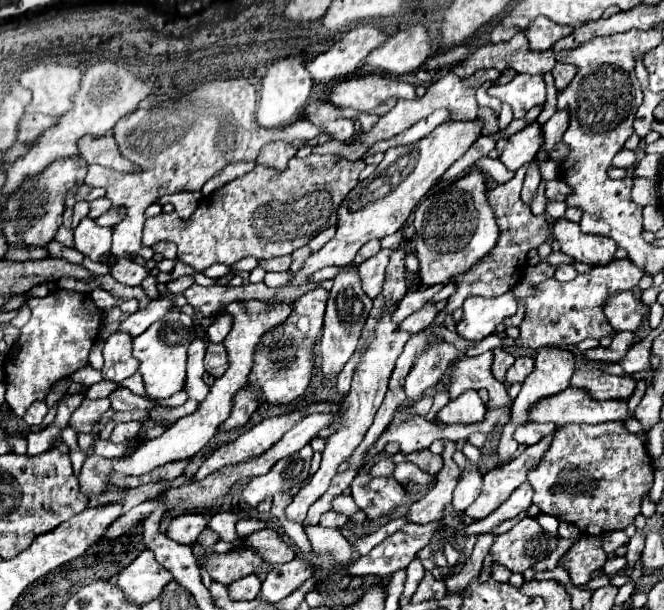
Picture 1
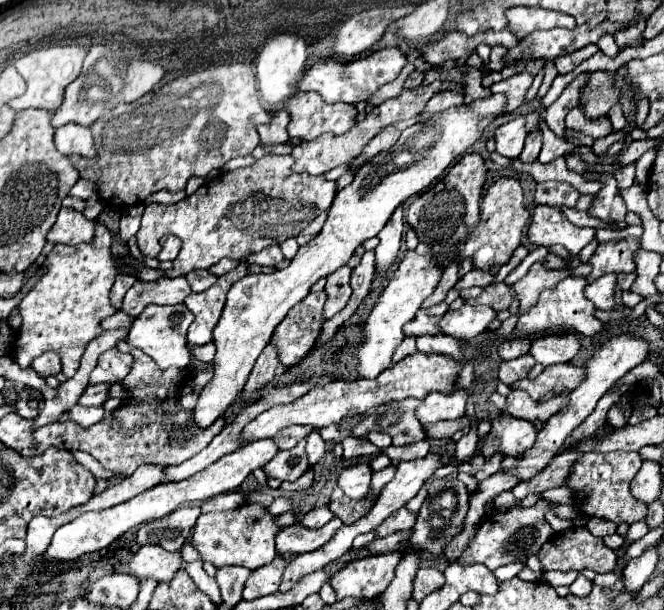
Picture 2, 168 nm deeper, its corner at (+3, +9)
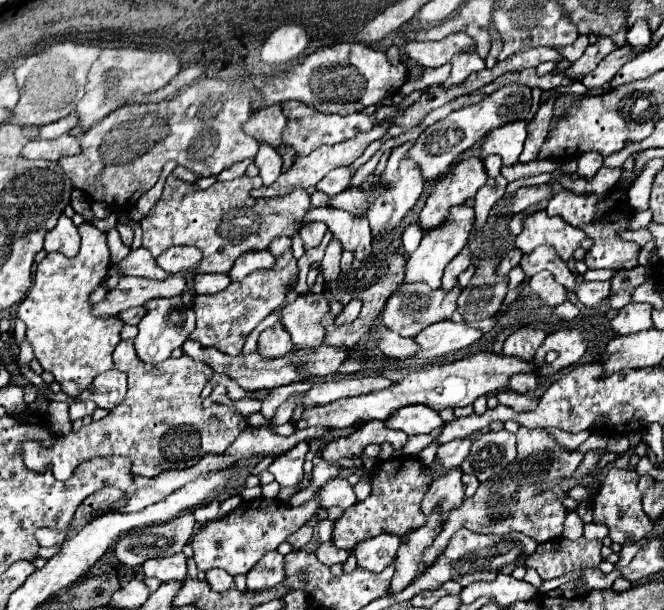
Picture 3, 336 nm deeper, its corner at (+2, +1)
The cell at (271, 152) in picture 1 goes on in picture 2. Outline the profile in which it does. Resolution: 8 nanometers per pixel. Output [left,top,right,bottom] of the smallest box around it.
[257,109,289,145]

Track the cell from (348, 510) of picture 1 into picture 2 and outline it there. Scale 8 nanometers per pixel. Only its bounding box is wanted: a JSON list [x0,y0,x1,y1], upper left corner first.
[329,495,375,525]

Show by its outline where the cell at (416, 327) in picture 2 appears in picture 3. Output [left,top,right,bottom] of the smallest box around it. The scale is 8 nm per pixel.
[382,285,460,337]

